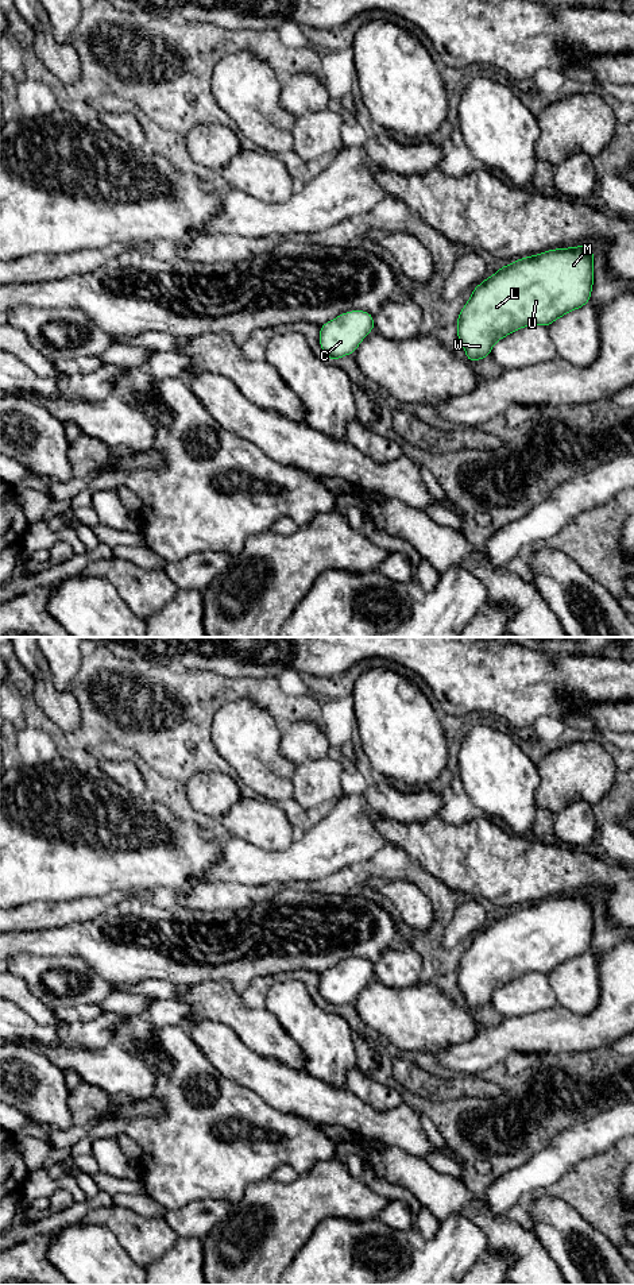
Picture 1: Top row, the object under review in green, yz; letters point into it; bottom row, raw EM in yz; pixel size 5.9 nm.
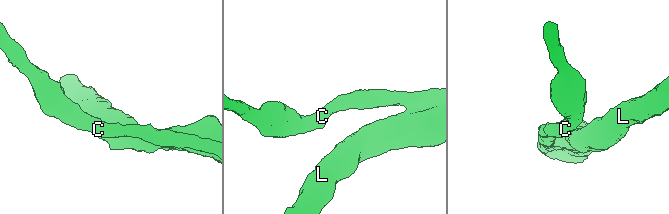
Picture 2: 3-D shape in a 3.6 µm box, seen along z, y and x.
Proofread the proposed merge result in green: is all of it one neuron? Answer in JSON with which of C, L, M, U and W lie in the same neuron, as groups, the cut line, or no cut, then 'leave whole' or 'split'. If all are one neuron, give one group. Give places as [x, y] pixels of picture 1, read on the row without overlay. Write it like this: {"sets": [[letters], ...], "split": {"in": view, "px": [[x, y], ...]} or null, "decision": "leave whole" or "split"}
{"sets": [["C", "L", "M", "U", "W"]], "split": null, "decision": "leave whole"}

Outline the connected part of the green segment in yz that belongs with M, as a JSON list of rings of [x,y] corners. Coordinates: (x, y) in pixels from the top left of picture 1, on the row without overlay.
[[[587,894],[548,898],[500,914],[492,923],[472,937],[468,950],[456,969],[457,985],[467,1008],[475,1011],[491,1004],[492,993],[507,983],[538,972],[549,975],[558,965],[589,952],[594,934],[594,903]]]

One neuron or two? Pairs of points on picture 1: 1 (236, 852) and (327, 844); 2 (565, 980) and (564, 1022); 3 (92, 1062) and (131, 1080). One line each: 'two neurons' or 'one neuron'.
1: one neuron
2: two neurons
3: one neuron

